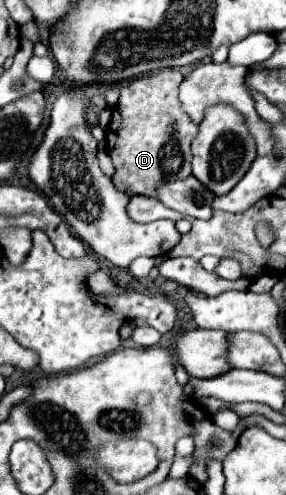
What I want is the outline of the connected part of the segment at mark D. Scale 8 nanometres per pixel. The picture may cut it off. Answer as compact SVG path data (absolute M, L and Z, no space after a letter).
M162 69L152 75L132 79L120 91L120 101L112 109L112 121L106 127L108 155L114 163L114 185L126 195L144 195L156 199L156 187L166 179L186 179L190 173L190 143L198 133L180 109L178 85L182 73L178 69Z

